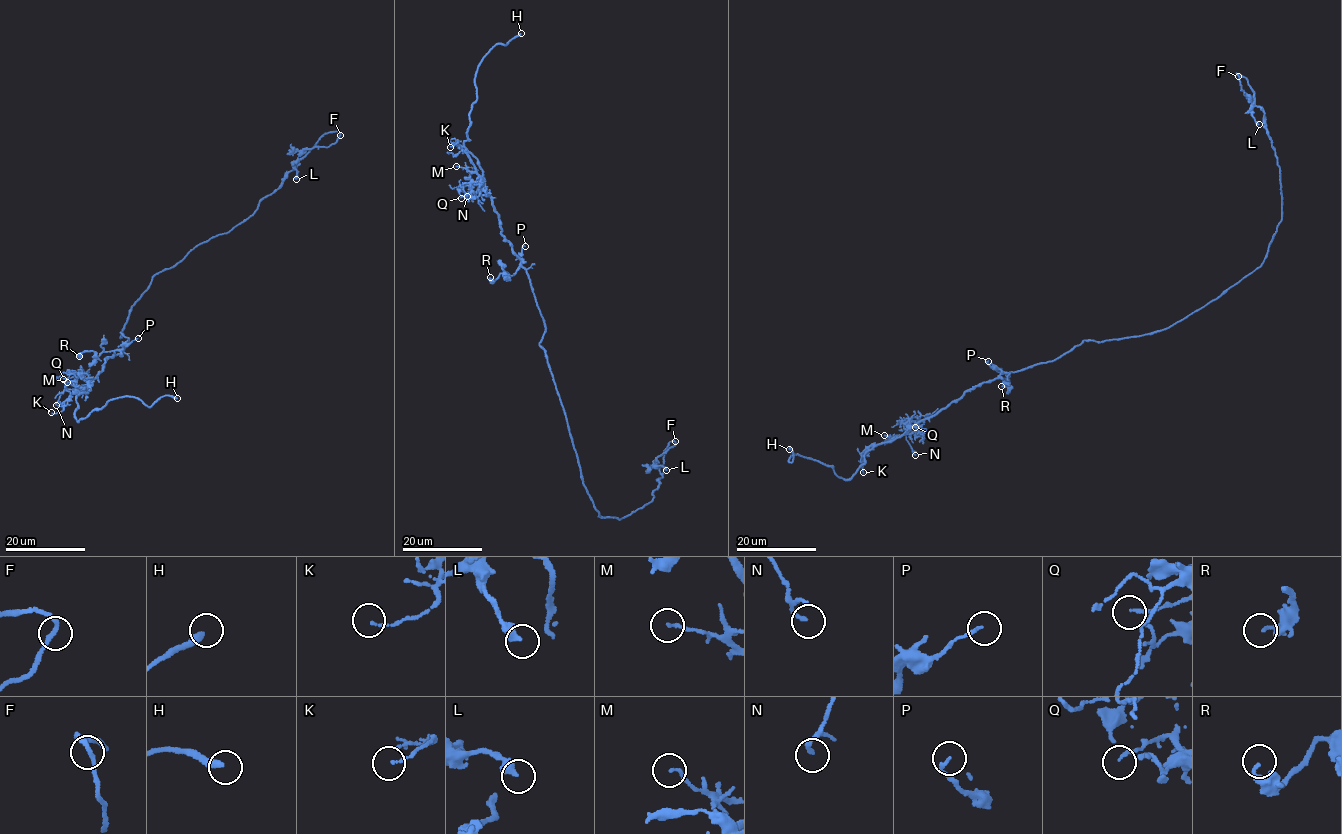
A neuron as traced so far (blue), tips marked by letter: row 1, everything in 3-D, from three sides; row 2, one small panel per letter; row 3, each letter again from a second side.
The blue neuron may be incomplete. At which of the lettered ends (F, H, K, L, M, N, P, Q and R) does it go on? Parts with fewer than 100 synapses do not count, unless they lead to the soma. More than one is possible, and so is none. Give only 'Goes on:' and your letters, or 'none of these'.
Goes on: H

